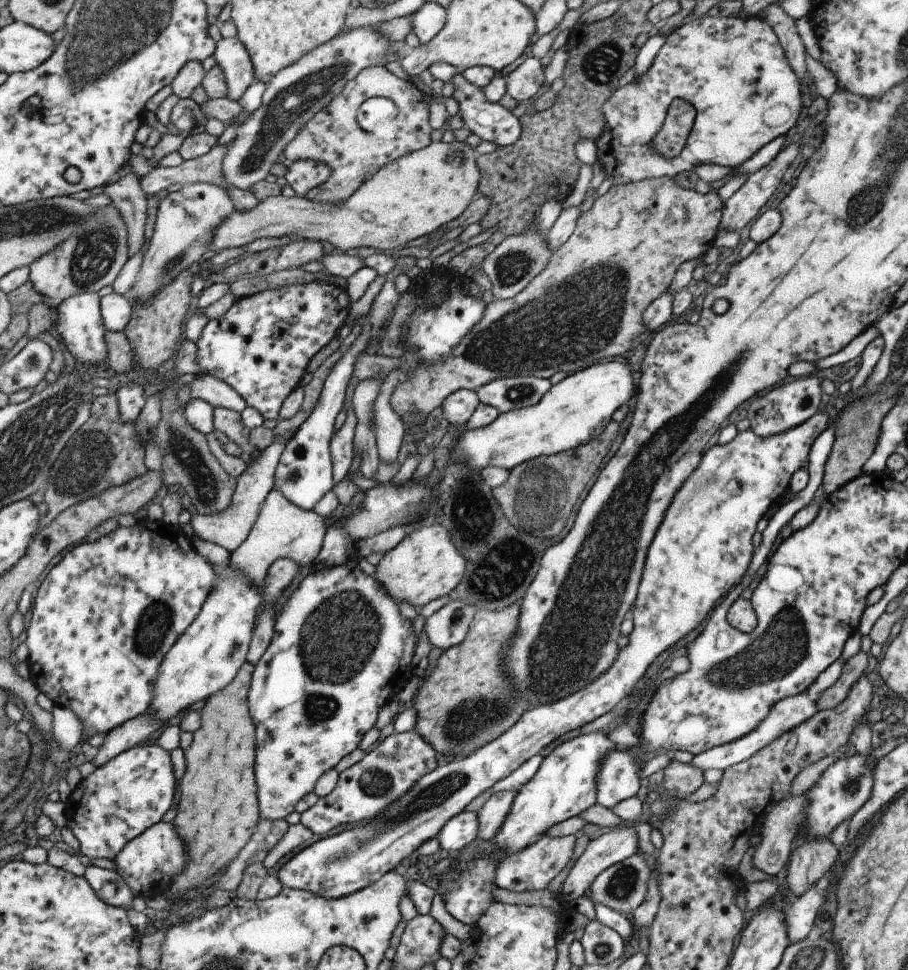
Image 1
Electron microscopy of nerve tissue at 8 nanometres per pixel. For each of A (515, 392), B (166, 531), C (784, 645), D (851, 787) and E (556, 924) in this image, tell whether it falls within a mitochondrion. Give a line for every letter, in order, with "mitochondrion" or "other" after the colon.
A: mitochondrion
B: other
C: mitochondrion
D: mitochondrion
E: other

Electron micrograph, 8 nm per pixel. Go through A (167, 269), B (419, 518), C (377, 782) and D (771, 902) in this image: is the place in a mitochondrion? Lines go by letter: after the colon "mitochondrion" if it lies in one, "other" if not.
A: mitochondrion
B: other
C: mitochondrion
D: other

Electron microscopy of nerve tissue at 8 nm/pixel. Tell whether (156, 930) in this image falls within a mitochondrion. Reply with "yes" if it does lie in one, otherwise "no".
no

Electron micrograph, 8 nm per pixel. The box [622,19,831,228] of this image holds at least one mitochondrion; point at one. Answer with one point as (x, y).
(753, 94)

